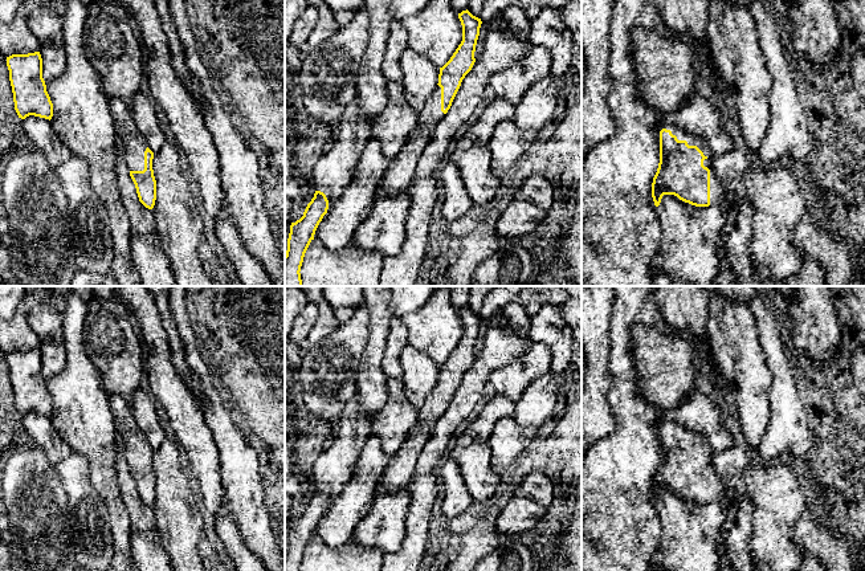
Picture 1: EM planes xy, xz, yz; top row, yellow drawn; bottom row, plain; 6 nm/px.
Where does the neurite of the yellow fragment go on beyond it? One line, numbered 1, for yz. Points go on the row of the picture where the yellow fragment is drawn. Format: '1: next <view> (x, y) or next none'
1: next yz (717, 194)

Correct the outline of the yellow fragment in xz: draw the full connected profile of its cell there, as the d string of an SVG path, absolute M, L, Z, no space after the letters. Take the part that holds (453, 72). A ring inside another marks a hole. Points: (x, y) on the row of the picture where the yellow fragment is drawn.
M468 9L458 13L458 19L462 25L462 41L450 60L440 68L438 83L419 113L417 127L413 134L403 150L391 159L379 185L379 189L387 195L408 192L425 146L431 140L436 126L450 109L462 79L476 62L474 52L482 21Z

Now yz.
M680 126L660 131L660 163L652 183L658 207L664 195L674 195L695 207L723 204L726 191L711 170L713 152Z

